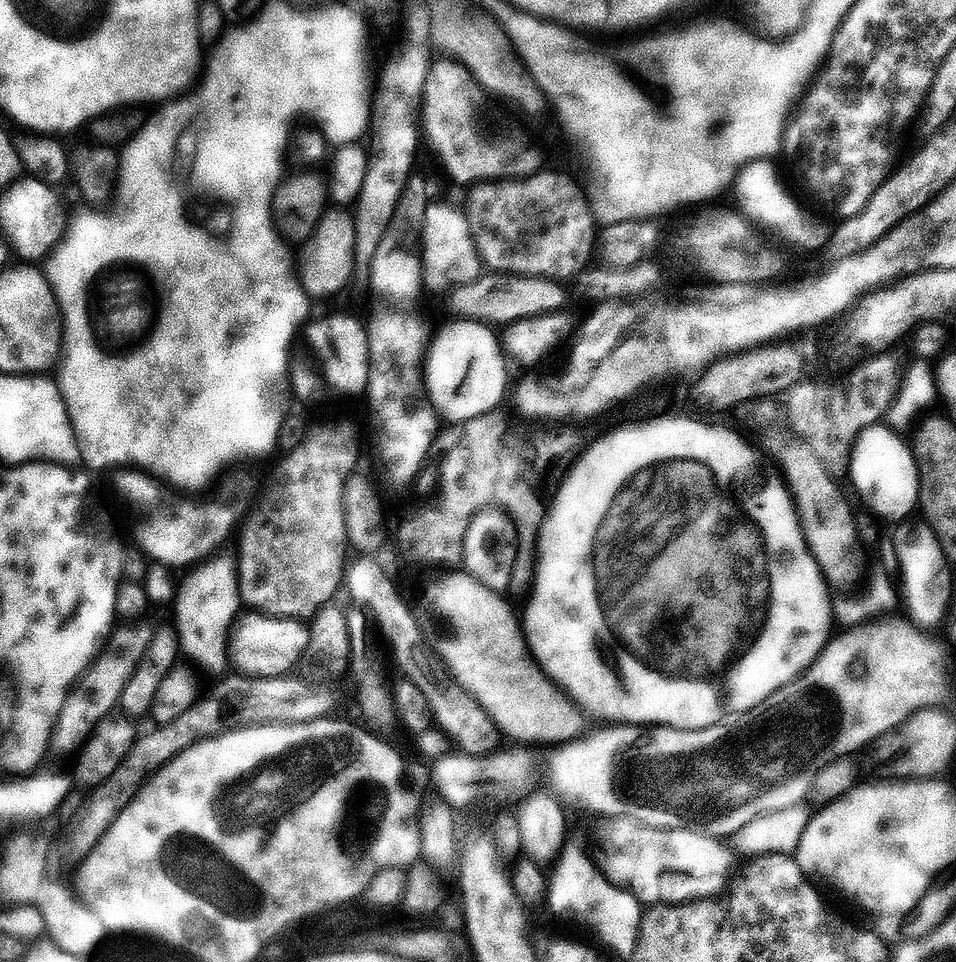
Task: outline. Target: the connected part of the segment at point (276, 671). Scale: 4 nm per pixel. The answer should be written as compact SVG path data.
M255 610L241 615L236 620L230 636L230 660L237 664L245 676L274 678L297 671L296 667L308 655L310 646L309 625L303 620L283 620L280 616L270 616Z

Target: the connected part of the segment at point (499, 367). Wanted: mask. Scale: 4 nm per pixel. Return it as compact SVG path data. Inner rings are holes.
M457 319L451 322L440 332L438 330L429 343L425 377L433 411L442 420L448 421L446 423L460 425L497 411L505 394L507 397L510 384L508 386L507 359L499 335L495 335L489 325L475 320Z

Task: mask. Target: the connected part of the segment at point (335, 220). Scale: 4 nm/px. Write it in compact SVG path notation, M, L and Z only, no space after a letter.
M330 208L325 211L314 234L303 243L303 250L300 256L298 254L296 262L297 276L309 299L316 301L336 296L353 283L356 232L356 219L351 211L344 208Z

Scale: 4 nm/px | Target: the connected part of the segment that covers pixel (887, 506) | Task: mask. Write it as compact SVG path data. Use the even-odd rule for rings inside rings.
M883 423L865 430L852 448L850 473L852 484L860 495L860 500L869 508L877 521L896 520L904 522L912 511L921 507L920 472L913 449L899 440L891 427L884 428Z

